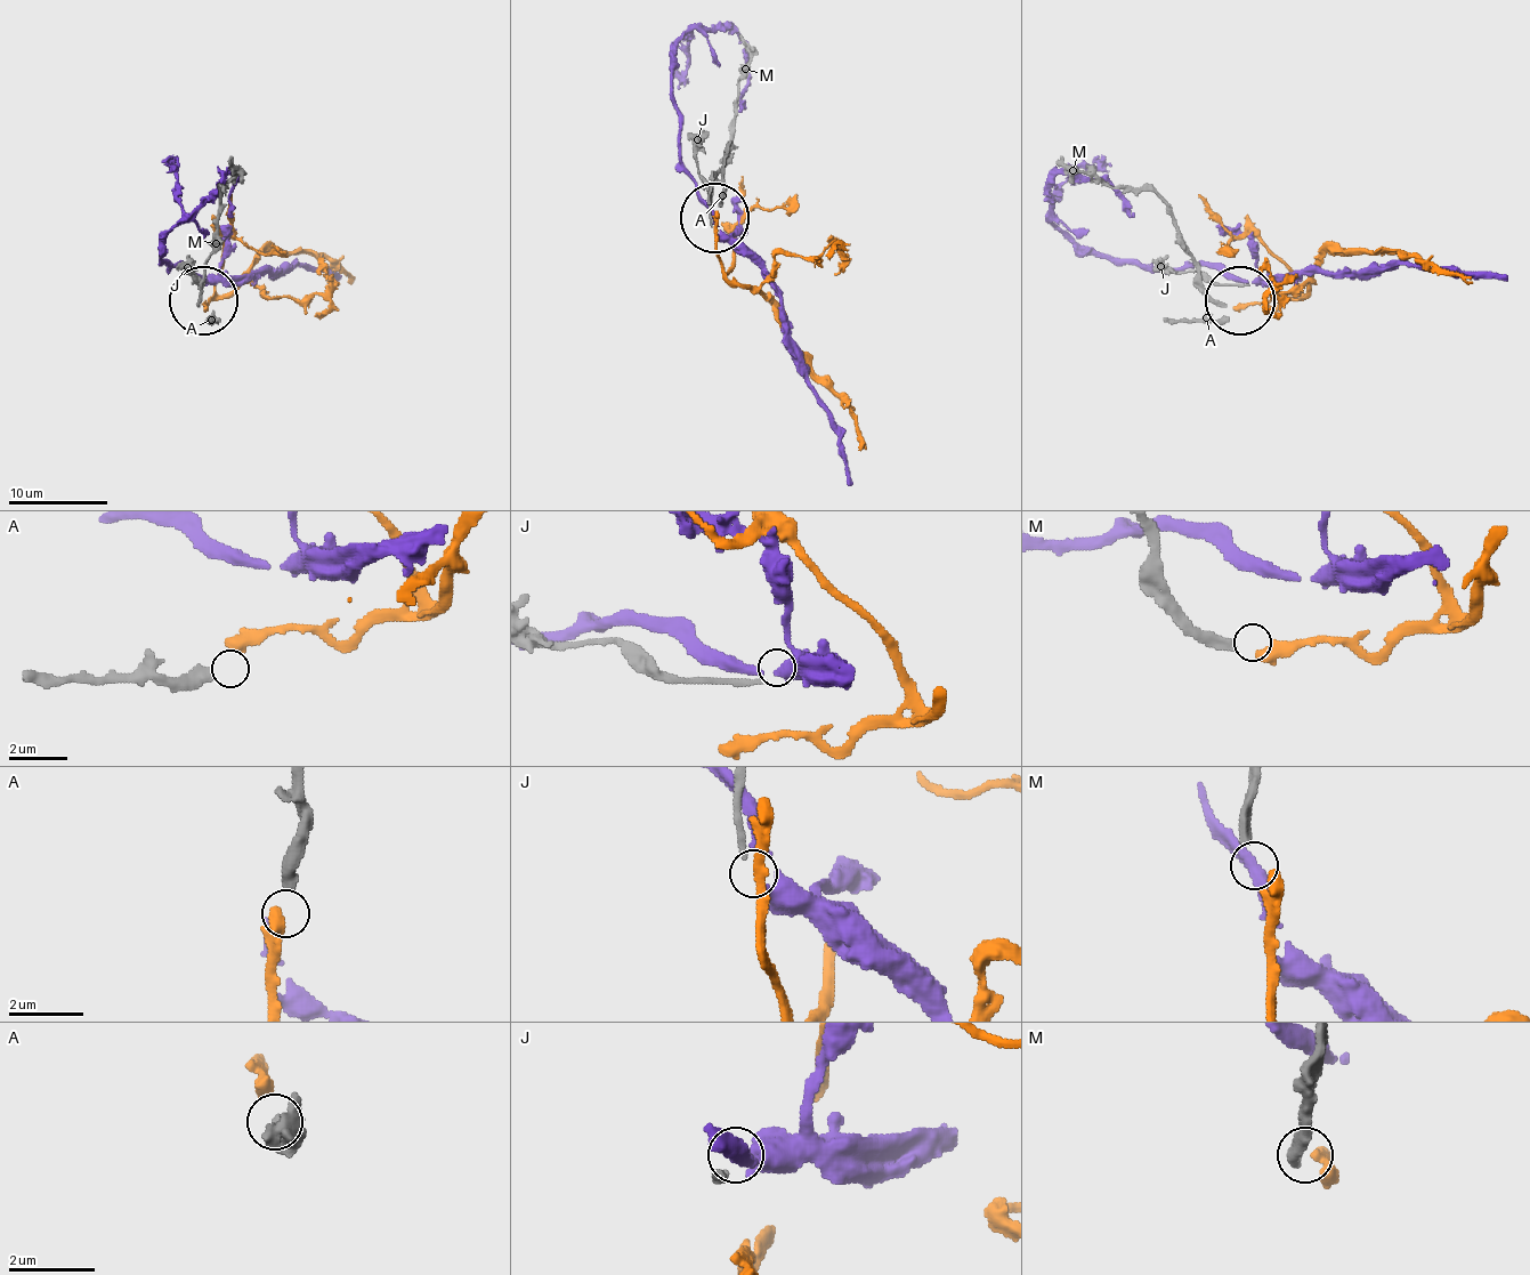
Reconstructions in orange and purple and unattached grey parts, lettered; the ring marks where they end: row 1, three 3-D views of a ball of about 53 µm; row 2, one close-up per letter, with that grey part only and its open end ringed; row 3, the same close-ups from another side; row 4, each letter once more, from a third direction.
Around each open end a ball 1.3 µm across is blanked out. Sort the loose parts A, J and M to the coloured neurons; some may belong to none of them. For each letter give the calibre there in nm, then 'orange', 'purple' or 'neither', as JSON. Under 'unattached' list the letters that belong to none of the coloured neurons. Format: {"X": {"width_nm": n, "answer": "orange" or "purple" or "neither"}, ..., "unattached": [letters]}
{"A": {"width_nm": 400, "answer": "neither"}, "J": {"width_nm": 170, "answer": "purple"}, "M": {"width_nm": 280, "answer": "orange"}, "unattached": ["A"]}

